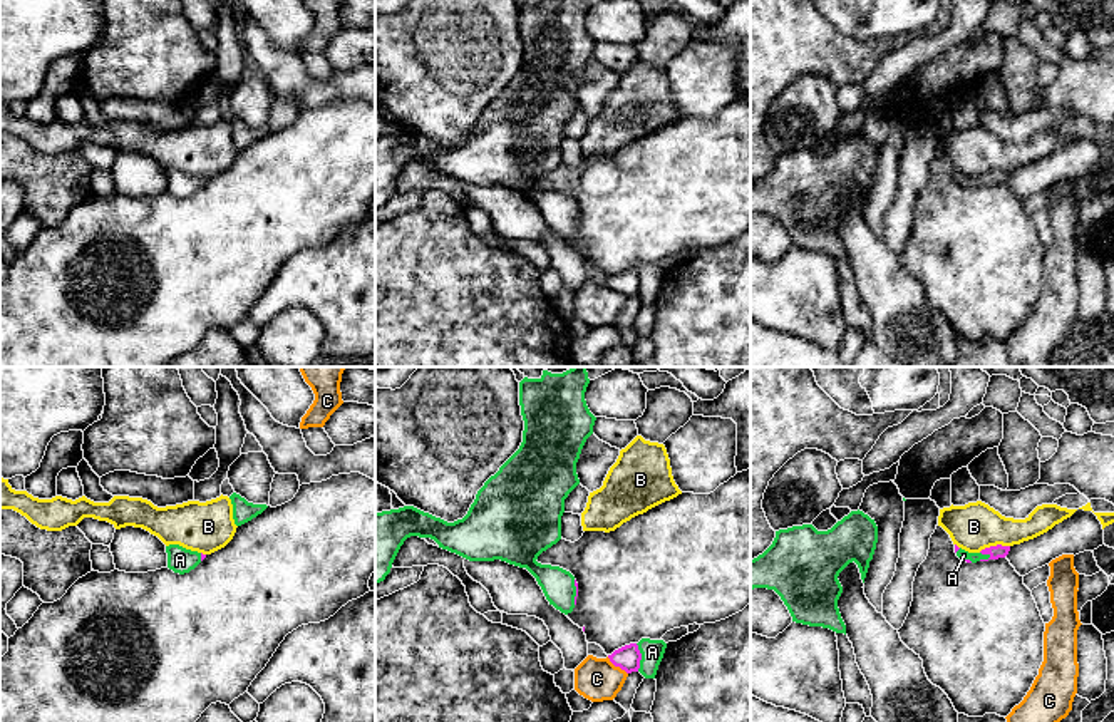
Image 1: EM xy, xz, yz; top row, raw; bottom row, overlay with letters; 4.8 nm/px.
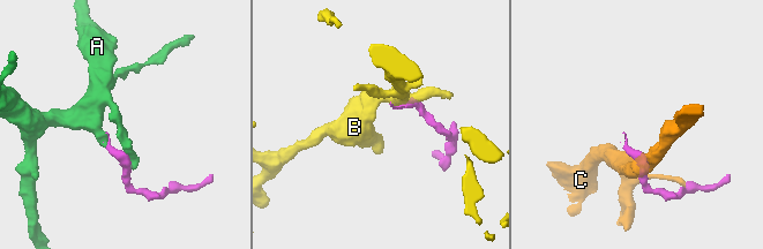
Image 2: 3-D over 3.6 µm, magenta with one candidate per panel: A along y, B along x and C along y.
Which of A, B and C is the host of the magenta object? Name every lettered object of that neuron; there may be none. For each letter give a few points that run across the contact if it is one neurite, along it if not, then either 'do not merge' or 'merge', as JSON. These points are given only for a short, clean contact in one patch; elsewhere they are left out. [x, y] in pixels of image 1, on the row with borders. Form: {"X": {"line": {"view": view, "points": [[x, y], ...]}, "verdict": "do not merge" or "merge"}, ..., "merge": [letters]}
{"A": {"verdict": "merge"}, "B": {"line": {"view": "yz", "points": [[1009, 545], [990, 545], [979, 551]]}, "verdict": "do not merge"}, "C": {"line": {"view": "xz", "points": [[607, 657], [627, 674]]}, "verdict": "do not merge"}, "merge": ["A"]}

